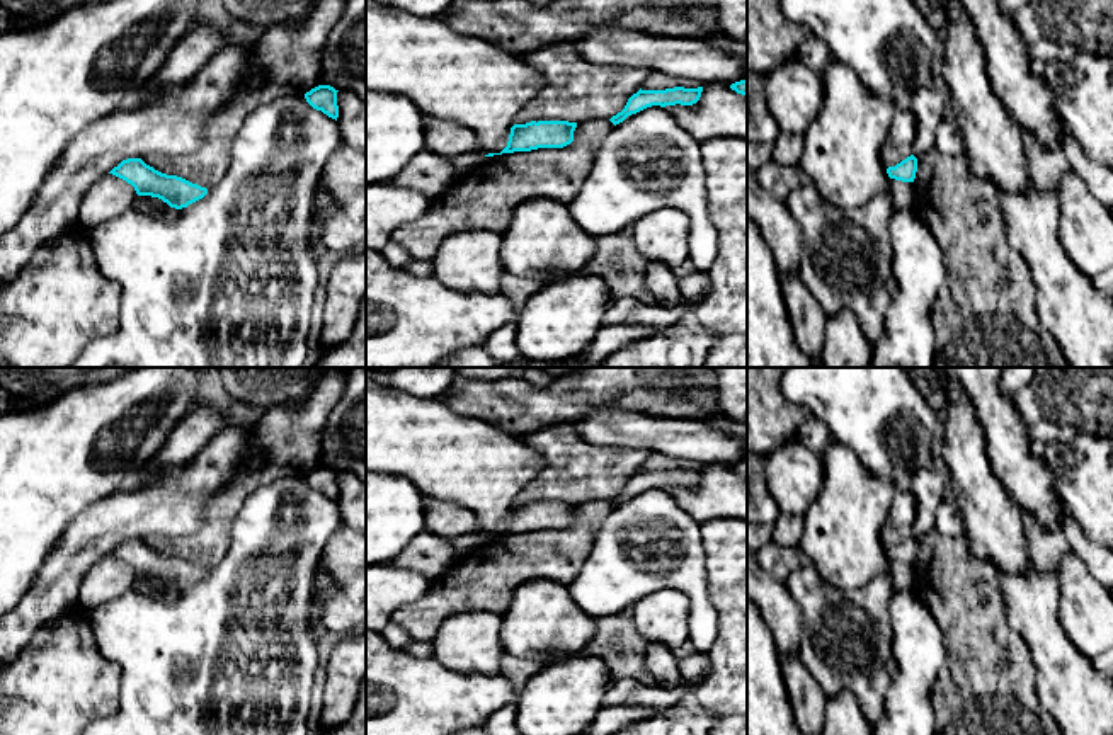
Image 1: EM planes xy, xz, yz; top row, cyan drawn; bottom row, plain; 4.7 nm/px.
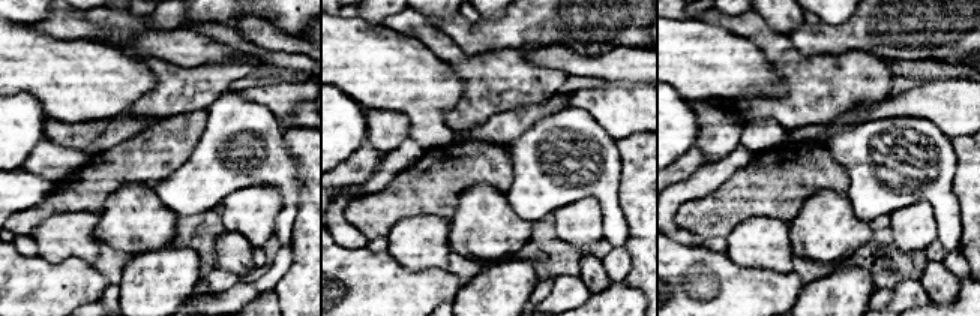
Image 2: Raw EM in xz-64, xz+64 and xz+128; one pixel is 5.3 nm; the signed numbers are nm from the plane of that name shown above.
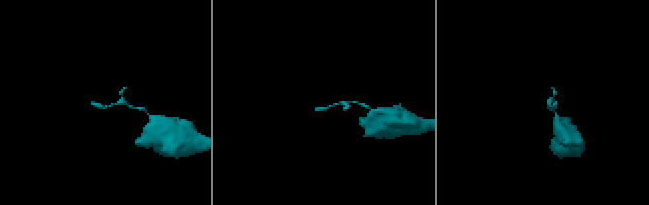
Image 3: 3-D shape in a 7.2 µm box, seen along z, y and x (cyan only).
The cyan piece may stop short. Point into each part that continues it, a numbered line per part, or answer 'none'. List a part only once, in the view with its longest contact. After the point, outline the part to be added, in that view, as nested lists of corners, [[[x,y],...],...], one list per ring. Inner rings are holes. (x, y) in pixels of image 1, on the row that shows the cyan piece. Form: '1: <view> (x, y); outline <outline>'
none

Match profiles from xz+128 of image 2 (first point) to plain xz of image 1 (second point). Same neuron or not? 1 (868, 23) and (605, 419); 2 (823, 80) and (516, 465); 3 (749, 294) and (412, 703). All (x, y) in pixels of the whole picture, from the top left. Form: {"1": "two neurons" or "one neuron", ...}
{"1": "two neurons", "2": "two neurons", "3": "one neuron"}

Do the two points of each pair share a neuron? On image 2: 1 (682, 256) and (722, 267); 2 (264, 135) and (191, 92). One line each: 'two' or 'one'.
1: one
2: two

